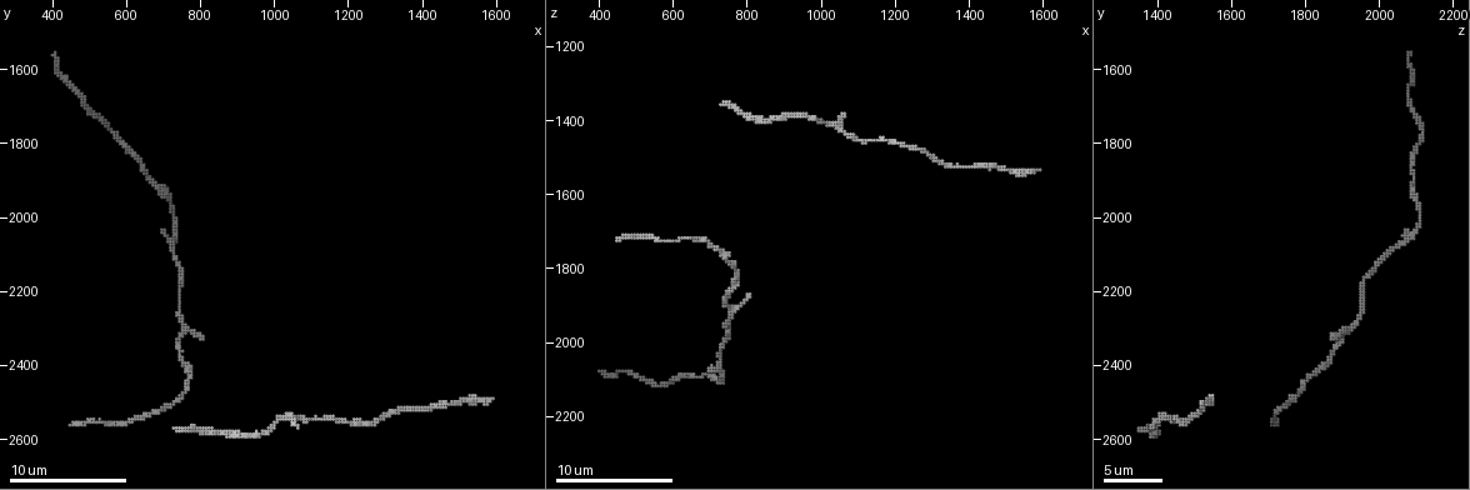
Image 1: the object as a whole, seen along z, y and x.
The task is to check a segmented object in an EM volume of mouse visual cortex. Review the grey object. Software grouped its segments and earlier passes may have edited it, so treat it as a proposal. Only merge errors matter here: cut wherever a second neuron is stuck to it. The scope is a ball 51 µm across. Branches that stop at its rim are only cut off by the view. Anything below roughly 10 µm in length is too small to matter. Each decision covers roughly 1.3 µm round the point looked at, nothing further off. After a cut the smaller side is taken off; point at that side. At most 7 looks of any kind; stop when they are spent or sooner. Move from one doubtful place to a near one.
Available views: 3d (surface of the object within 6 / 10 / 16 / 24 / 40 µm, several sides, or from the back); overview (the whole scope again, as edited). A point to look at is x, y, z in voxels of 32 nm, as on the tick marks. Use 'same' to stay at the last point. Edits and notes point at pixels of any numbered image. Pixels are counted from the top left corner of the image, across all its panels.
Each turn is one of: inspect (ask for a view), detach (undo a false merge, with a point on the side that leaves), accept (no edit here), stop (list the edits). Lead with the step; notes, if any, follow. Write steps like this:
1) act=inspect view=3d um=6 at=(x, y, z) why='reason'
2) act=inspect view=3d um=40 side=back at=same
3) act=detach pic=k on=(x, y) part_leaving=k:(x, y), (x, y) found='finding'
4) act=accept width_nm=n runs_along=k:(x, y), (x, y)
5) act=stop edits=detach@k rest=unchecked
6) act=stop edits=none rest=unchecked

act=inspect view=3d um=6 at=(680, 2520, 1720) why='calibre changes'

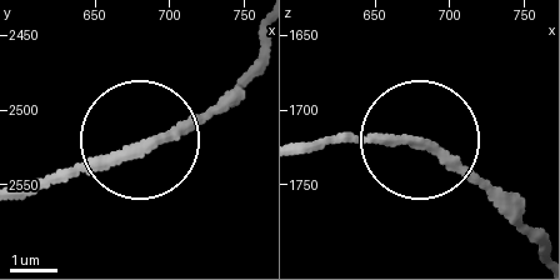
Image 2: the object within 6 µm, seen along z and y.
act=inspect view=3d um=6 side=back at=(686, 2524, 1724)

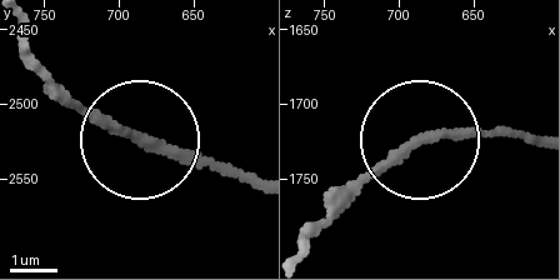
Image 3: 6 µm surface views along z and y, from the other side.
act=accept width_nm=200 runs_along=3:(81, 105), (240, 180) found='all the same neuron'

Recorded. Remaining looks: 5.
act=inspect view=3d um=16 at=(740, 2030, 2100) why='calibre changes'

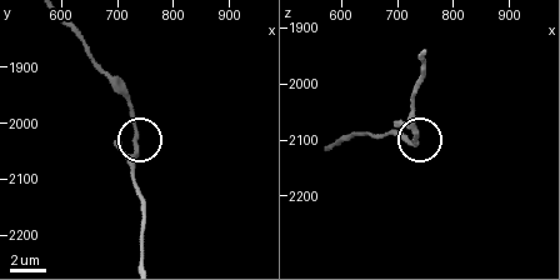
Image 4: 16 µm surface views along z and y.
act=accept width_nm=240 runs_along=4:(141, 258), (141, 200), (133, 178), (138, 138), (130, 103) found='one neuron here'

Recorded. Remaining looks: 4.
act=inspect view=3d um=10 at=(680, 1900, 2090) why='sudden change in width'

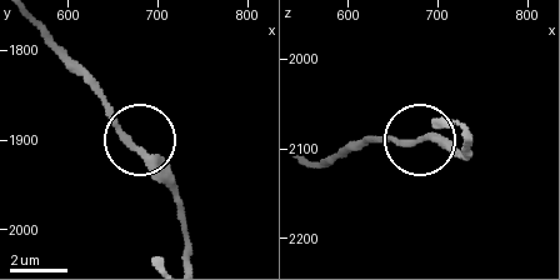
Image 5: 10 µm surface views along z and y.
act=accept width_nm=260 runs_along=5:(183, 253), (183, 209), (173, 180), (85, 83) found='all the same neuron'

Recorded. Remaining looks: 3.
act=inspect view=3d um=10 at=(740, 2270, 1950) why='sudden change in width'

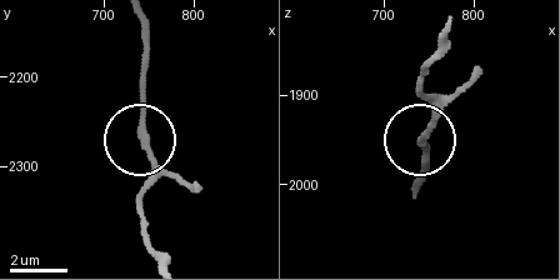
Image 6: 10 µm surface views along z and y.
act=accept width_nm=230 runs_along=6:(163, 258), (143, 221), (150, 158), (139, 136), (143, 66) found='one neuron here'

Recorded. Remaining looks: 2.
act=stop edits=none rest=unchecked

